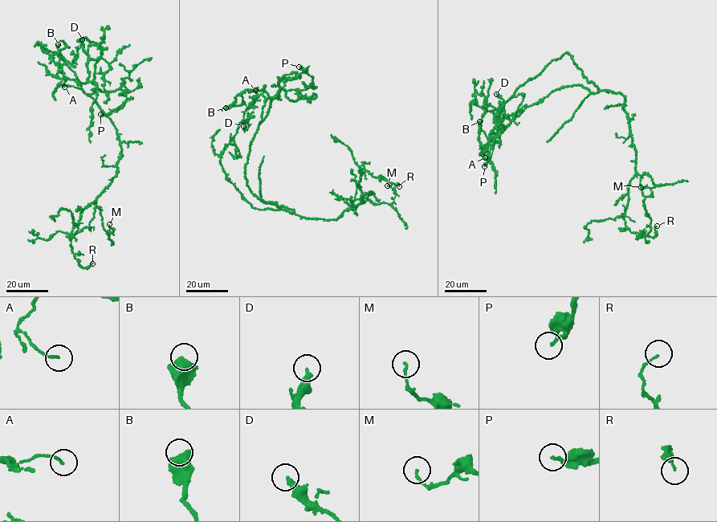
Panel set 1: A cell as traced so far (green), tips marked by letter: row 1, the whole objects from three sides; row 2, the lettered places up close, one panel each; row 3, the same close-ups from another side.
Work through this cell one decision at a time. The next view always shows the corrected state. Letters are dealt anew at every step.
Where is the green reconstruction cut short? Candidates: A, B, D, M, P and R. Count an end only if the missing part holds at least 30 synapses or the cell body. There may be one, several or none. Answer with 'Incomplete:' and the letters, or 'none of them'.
Incomplete: none of them

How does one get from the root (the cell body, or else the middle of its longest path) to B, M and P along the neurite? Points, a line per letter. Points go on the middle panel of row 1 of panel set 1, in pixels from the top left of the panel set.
B: (277, 205), (258, 198), (245, 176), (250, 143), (270, 99), (264, 90), (247, 89), (241, 105), (226, 108)
M: (277, 205), (307, 218), (336, 219), (364, 201), (364, 197), (372, 203), (390, 205), (396, 191), (387, 185)
P: (277, 205), (252, 193), (245, 168), (279, 90), (295, 101), (313, 87), (299, 67)

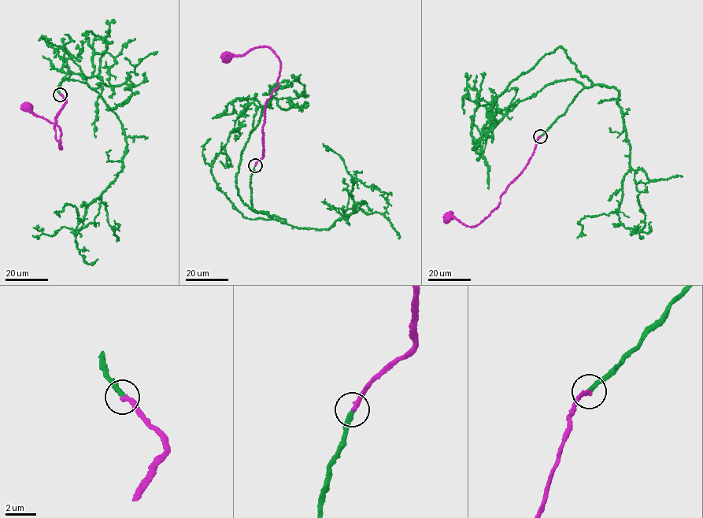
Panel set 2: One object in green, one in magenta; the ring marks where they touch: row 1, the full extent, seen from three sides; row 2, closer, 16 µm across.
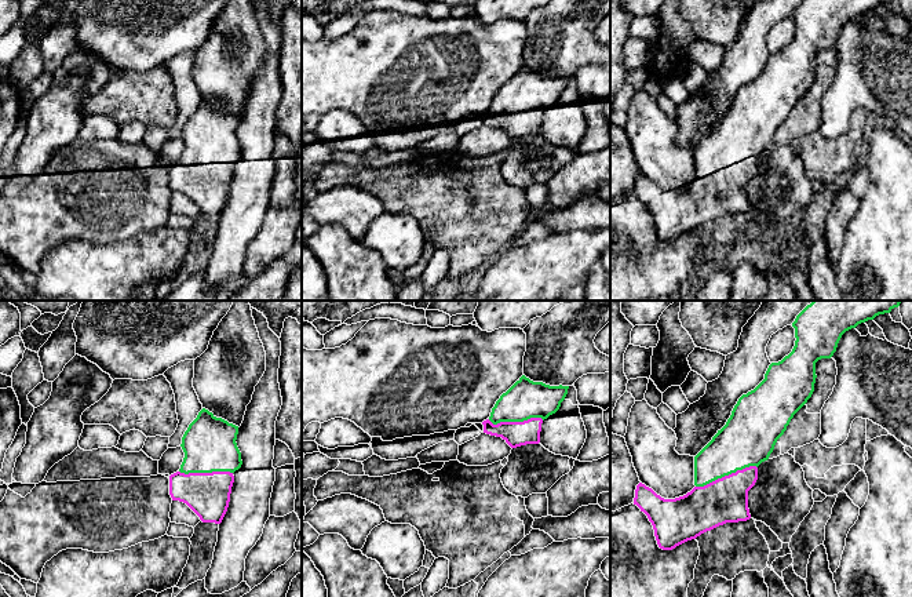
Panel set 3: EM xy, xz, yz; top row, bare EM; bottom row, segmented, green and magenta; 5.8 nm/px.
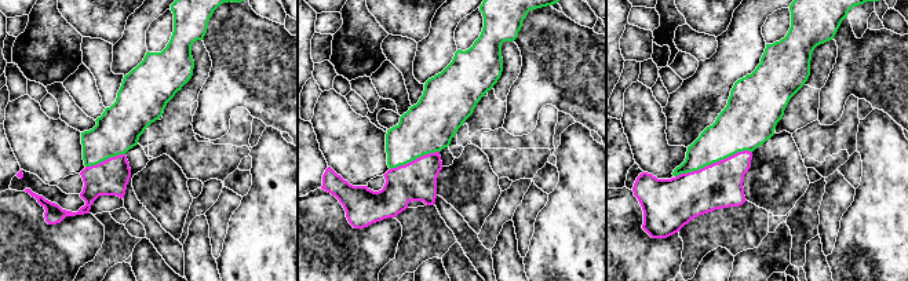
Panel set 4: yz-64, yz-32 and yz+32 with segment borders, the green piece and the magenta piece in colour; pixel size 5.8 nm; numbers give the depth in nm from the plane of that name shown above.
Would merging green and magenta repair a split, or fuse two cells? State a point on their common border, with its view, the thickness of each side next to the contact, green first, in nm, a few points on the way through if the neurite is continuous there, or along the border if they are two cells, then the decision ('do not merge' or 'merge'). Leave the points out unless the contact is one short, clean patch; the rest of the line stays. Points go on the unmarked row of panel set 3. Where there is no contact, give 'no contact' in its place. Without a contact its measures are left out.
yz (726, 166) | 320/260 nm | merge

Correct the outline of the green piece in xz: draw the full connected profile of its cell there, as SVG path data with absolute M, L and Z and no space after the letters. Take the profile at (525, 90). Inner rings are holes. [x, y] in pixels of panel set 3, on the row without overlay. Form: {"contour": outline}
{"contour": "M522 66L482 113L484 124L501 128L511 139L539 135L543 112L559 101L568 80L533 73Z"}

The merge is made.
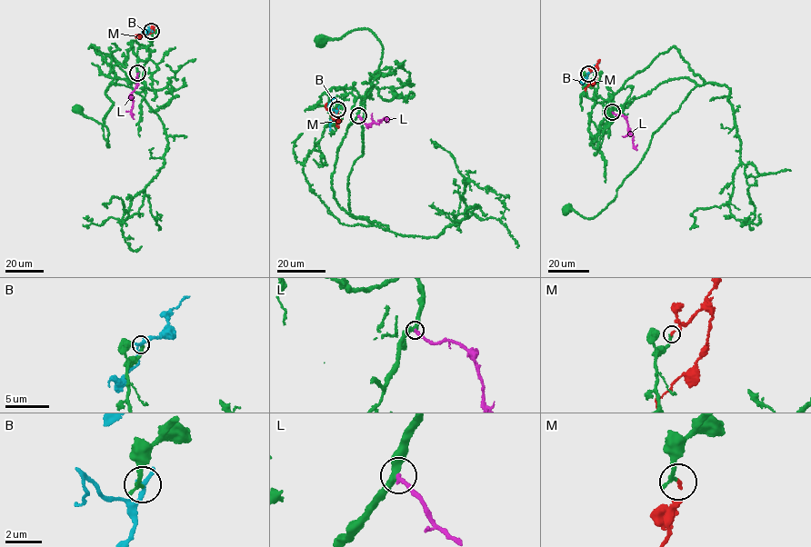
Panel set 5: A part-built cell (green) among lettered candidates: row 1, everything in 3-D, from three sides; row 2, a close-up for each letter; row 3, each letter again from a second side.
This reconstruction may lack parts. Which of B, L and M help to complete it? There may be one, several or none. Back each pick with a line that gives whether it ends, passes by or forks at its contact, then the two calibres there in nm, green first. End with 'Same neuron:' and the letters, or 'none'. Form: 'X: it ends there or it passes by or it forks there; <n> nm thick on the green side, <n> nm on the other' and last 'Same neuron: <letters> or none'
M: it ends there; 240 nm thick on the green side, 150 nm on the other
Same neuron: M

